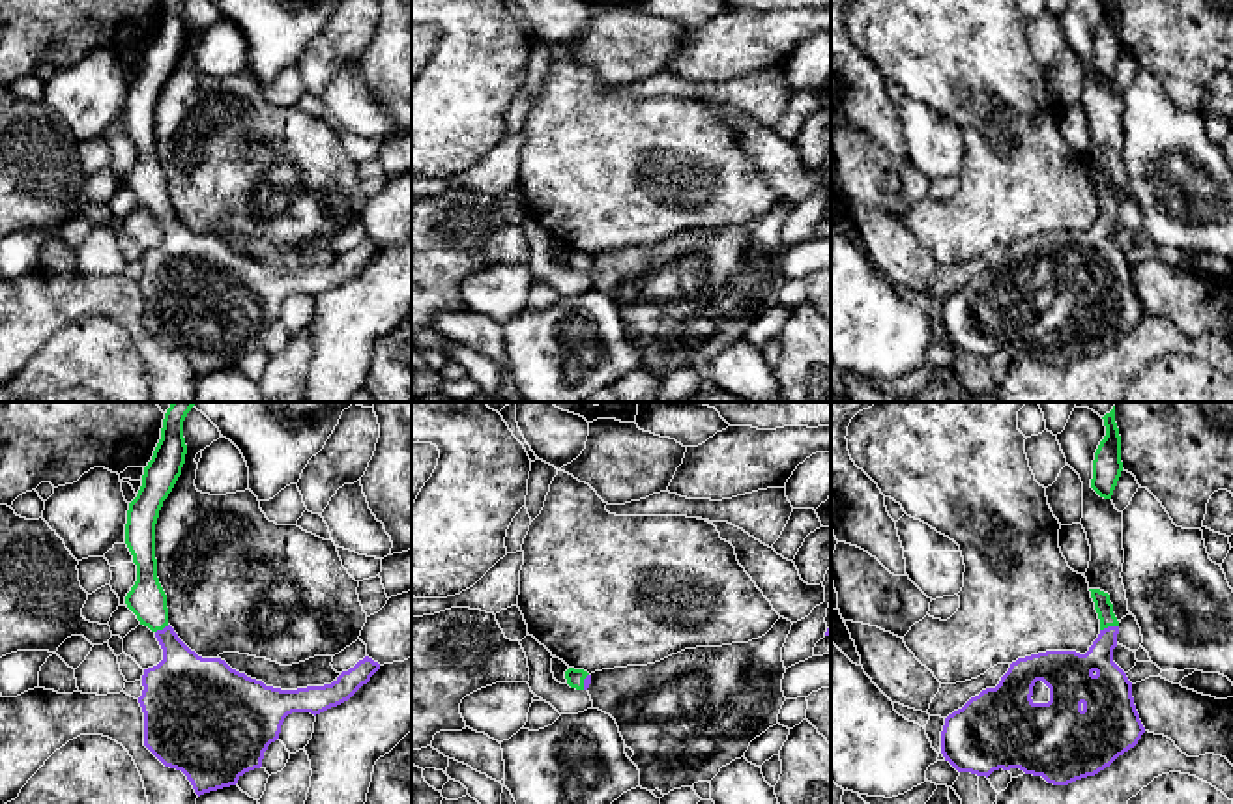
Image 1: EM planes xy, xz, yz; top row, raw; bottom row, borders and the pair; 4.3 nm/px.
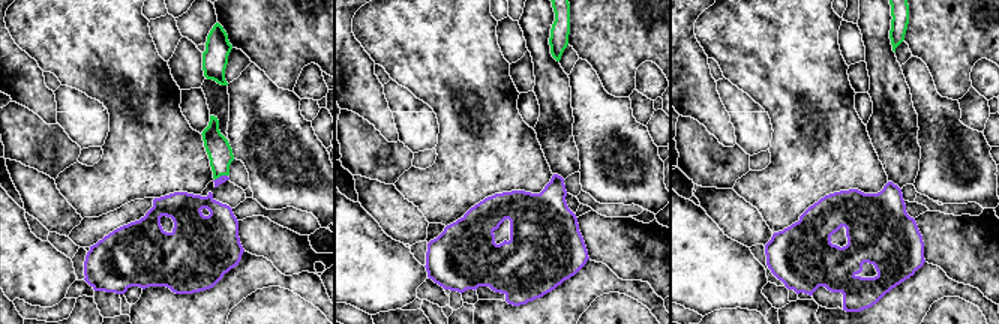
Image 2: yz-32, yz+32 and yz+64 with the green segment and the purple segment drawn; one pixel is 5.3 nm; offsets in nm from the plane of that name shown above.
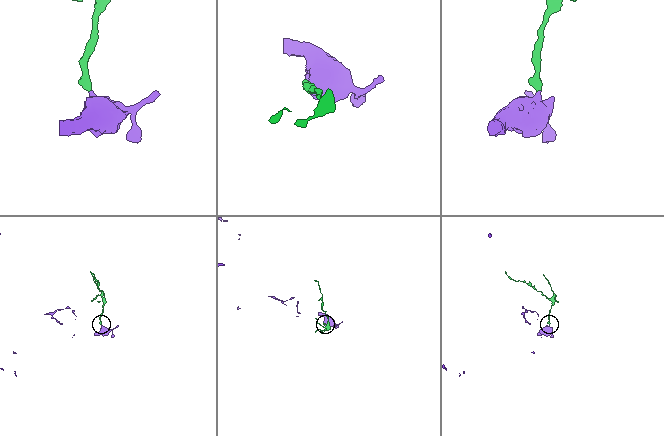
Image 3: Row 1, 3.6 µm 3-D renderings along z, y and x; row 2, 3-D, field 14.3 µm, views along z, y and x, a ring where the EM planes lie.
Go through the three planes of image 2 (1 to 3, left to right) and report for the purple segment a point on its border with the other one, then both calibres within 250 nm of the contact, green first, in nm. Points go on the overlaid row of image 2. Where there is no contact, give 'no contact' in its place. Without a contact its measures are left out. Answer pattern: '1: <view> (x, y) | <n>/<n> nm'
1: yz-32 (221, 174) | 130/50 nm
2: no contact
3: no contact

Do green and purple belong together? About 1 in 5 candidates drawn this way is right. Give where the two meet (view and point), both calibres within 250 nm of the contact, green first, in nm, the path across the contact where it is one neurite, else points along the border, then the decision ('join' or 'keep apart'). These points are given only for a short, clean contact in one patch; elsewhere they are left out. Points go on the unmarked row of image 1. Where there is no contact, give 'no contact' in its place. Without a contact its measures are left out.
contact yz (1108, 206); calibres 80 and 160 nm; way yz (1104, 189), (1108, 206), (1106, 223), (1071, 251); join

